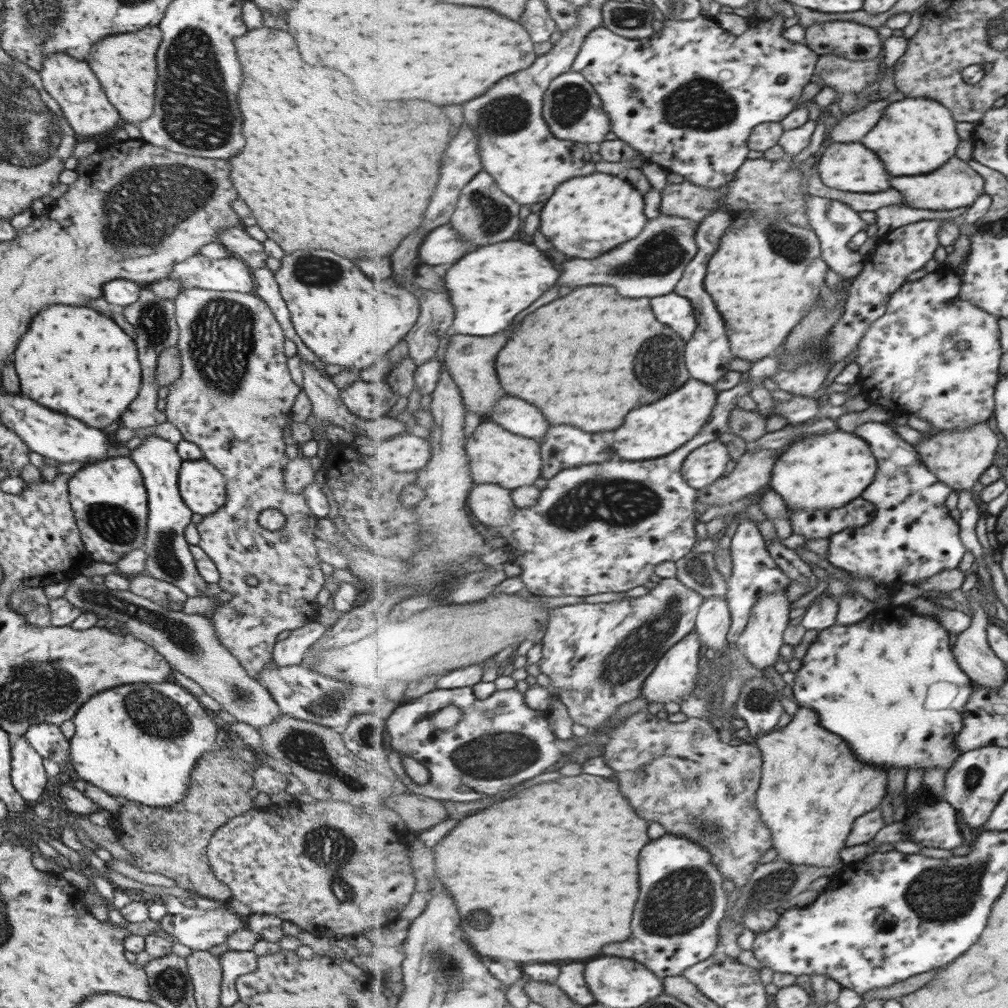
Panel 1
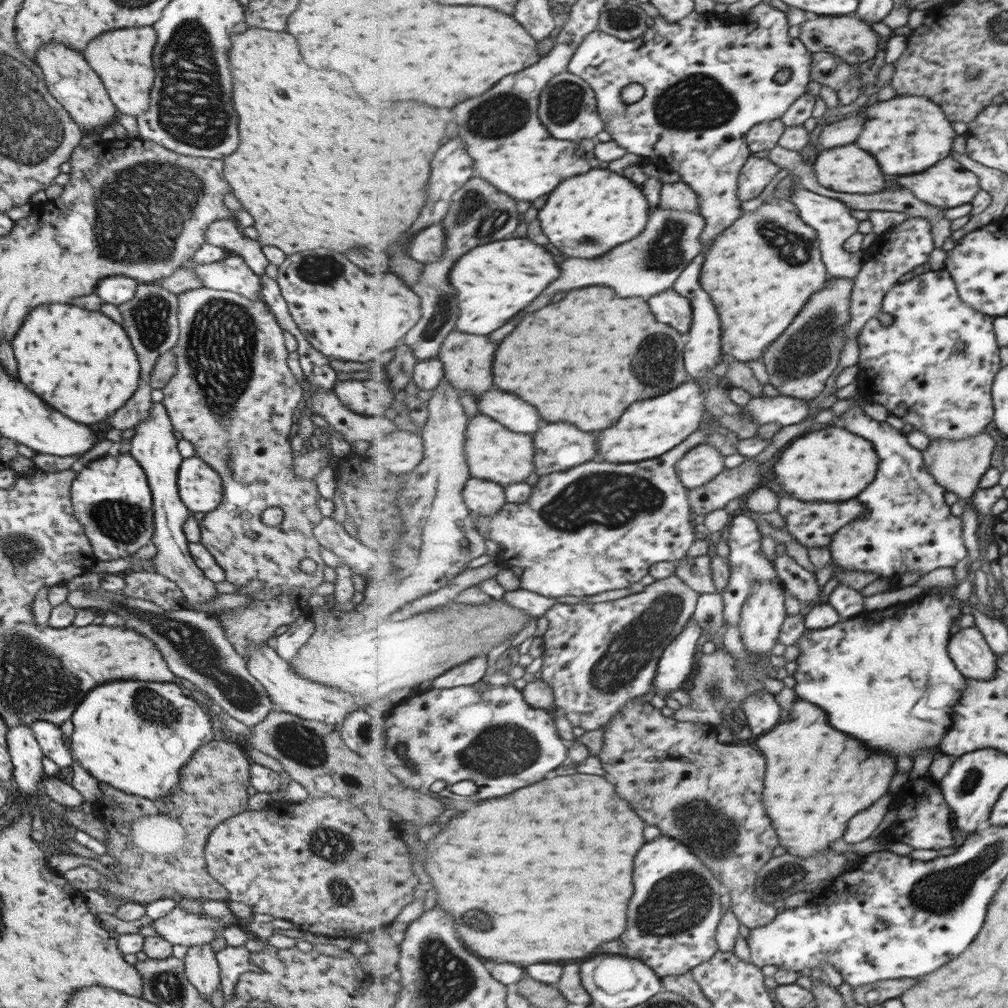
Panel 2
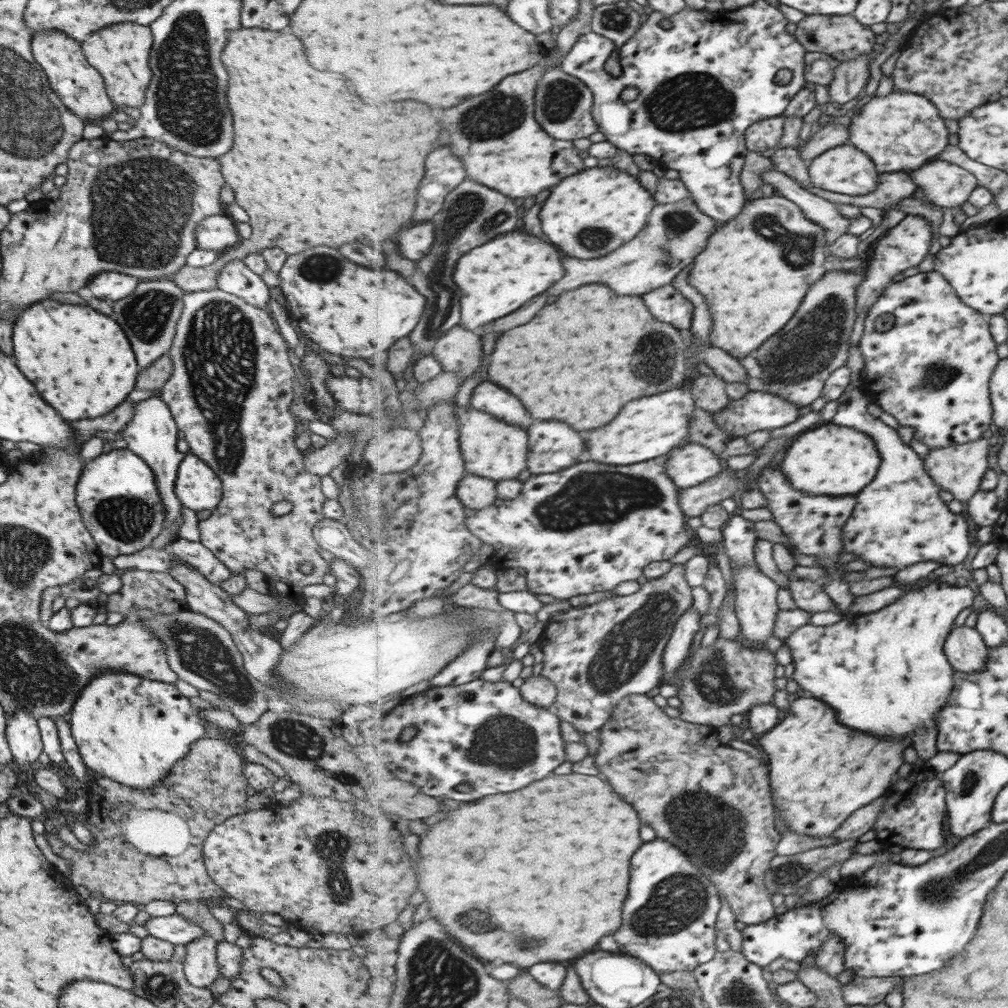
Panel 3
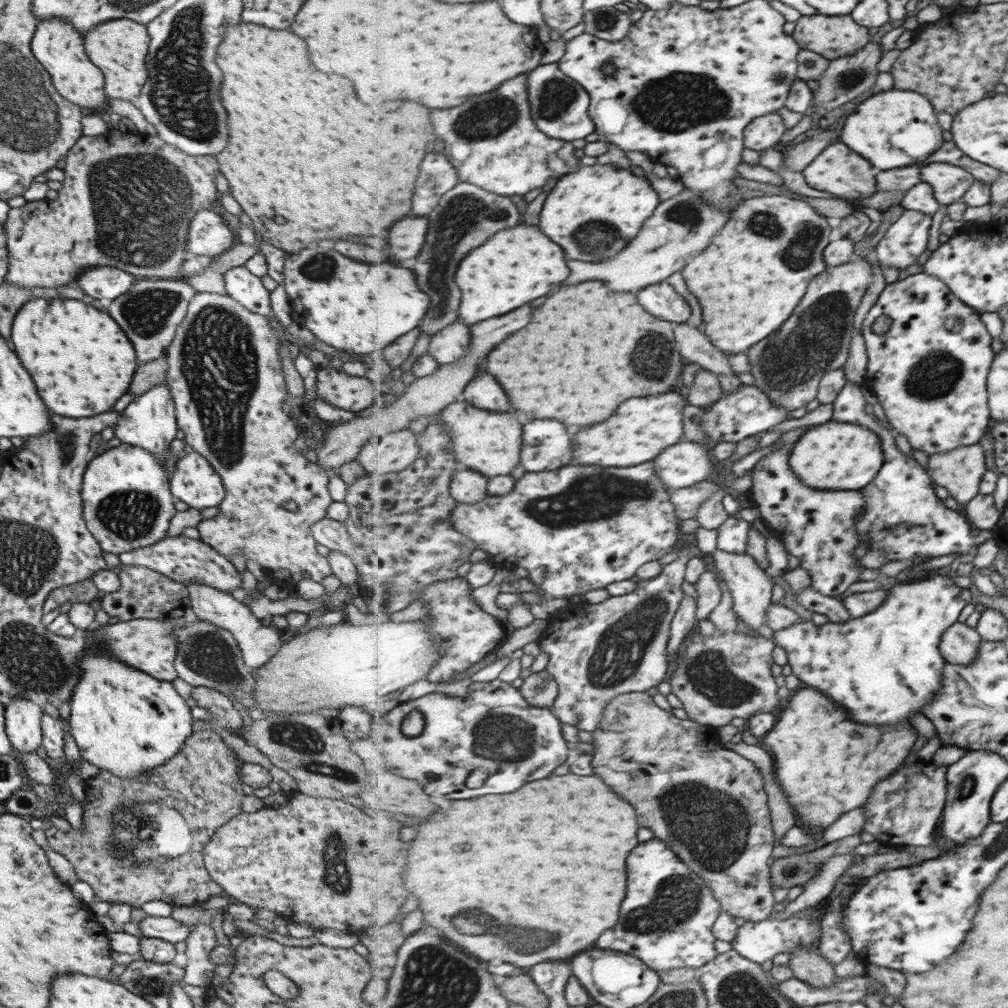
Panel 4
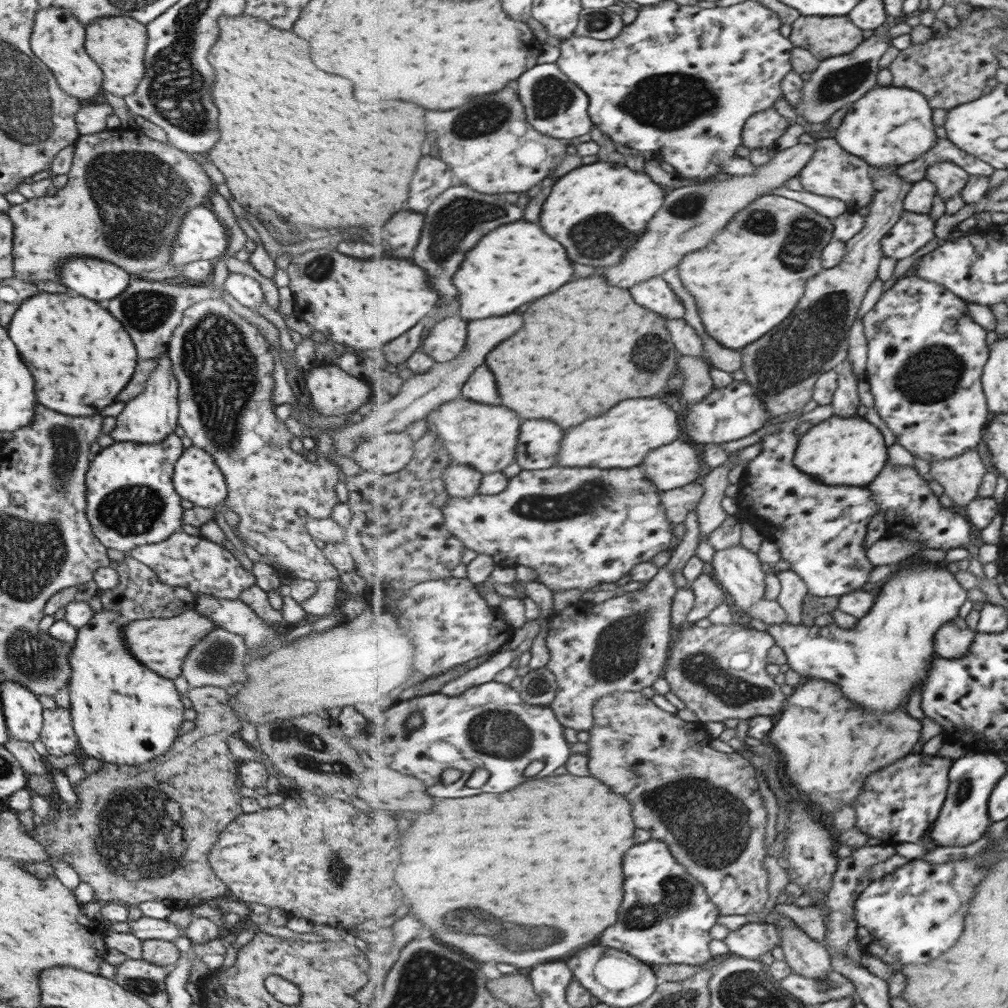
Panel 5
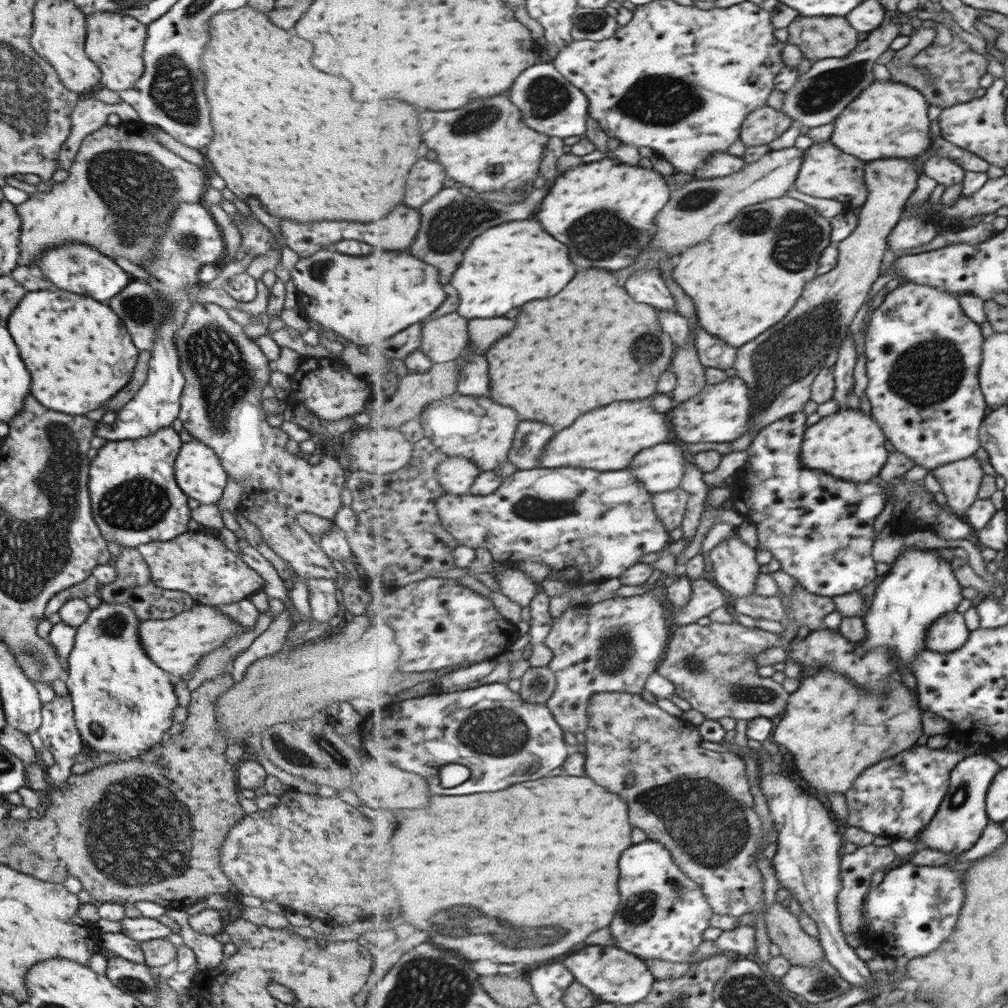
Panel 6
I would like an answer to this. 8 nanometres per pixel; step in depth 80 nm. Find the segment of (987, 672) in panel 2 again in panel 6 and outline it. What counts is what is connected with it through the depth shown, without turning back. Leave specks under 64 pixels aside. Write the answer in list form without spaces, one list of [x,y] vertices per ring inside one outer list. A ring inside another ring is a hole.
[[[951,611],[928,628],[927,647],[933,652],[957,652],[968,642],[970,634],[964,614]]]

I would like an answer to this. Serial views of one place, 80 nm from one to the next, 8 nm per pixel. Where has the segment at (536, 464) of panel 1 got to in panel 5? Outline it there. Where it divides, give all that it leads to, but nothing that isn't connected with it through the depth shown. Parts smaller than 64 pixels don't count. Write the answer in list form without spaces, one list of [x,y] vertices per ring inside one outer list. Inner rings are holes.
[[[465,396],[442,404],[425,418],[427,430],[436,432],[441,444],[457,463],[468,464],[484,474],[498,473],[516,462],[520,442],[521,418],[505,406],[483,404]]]

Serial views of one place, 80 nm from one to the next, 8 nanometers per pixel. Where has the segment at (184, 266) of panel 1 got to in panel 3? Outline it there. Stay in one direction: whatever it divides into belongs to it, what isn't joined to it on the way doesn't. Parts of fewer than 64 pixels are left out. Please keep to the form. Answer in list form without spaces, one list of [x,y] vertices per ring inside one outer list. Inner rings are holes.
[[[238,258],[230,260],[216,274],[216,288],[259,309],[267,308],[270,300],[268,286],[265,286],[260,275],[247,269]]]

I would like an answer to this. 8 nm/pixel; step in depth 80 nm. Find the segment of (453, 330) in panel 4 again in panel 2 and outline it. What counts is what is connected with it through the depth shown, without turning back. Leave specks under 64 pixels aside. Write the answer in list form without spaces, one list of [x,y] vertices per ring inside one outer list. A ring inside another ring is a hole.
[[[455,329],[441,345],[440,353],[437,358],[443,362],[446,370],[446,379],[451,382],[458,390],[471,392],[478,402],[481,395],[488,390],[495,389],[493,382],[493,358],[497,352],[497,344],[493,344],[487,336],[473,336]]]

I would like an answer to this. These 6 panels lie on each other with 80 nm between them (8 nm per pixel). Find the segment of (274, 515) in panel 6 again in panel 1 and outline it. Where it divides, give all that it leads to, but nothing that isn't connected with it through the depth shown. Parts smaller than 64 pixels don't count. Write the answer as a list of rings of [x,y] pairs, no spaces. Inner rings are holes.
[[[188,288],[177,293],[173,304],[175,321],[178,328],[178,339],[175,345],[180,352],[181,368],[179,376],[168,385],[168,392],[164,398],[165,406],[162,412],[162,419],[171,422],[171,424],[179,430],[183,440],[199,447],[199,450],[203,453],[202,458],[209,464],[212,464],[225,479],[225,502],[223,506],[220,506],[215,512],[212,512],[211,515],[205,515],[196,524],[196,530],[199,535],[197,546],[203,550],[216,566],[220,576],[216,583],[220,590],[233,594],[230,600],[221,603],[215,608],[212,611],[212,616],[209,618],[216,632],[216,639],[222,644],[222,647],[225,648],[227,652],[231,653],[231,656],[239,662],[239,666],[243,668],[246,674],[250,678],[253,678],[253,680],[257,680],[259,671],[265,670],[265,666],[267,666],[273,658],[272,650],[276,642],[275,638],[277,638],[277,634],[282,630],[290,631],[302,627],[312,620],[316,609],[315,596],[317,596],[317,592],[321,590],[324,580],[324,574],[322,570],[319,569],[320,560],[318,559],[314,543],[316,541],[314,530],[318,518],[307,506],[302,490],[295,494],[290,493],[285,488],[283,482],[284,468],[289,460],[285,457],[284,449],[286,445],[283,443],[281,436],[283,436],[283,428],[288,425],[291,406],[293,406],[293,402],[295,402],[300,388],[293,383],[293,380],[289,376],[289,371],[287,371],[287,366],[285,365],[286,357],[283,355],[284,334],[281,328],[279,328],[278,322],[275,321],[275,318],[271,315],[269,308],[257,295],[253,294],[253,292],[217,292],[203,290],[202,288]],[[265,508],[275,508],[275,510],[279,510],[279,512],[283,514],[285,522],[281,528],[269,531],[263,529],[257,523],[257,516],[259,516],[259,513],[265,510]],[[247,576],[256,578],[258,584],[255,586],[247,585],[245,583],[245,578],[247,578]]]

